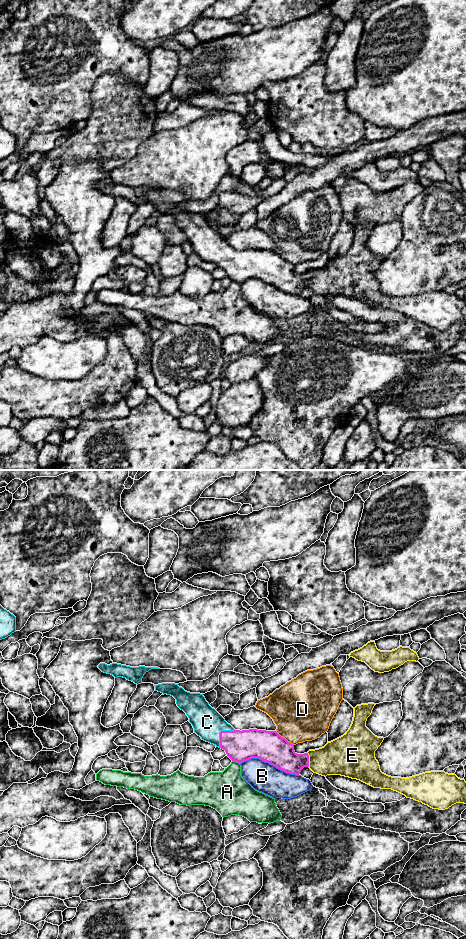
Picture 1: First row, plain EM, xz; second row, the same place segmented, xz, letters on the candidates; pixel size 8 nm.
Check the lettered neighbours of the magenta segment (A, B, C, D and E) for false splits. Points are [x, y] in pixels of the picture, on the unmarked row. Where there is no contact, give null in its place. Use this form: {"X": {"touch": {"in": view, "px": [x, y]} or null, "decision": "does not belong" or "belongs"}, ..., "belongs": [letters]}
{"A": {"touch": {"in": "xz", "px": [236, 281]}, "decision": "does not belong"}, "B": {"touch": {"in": "xz", "px": [269, 283]}, "decision": "does not belong"}, "C": {"touch": {"in": "xz", "px": [220, 253]}, "decision": "belongs"}, "D": {"touch": {"in": "xz", "px": [284, 258]}, "decision": "does not belong"}, "E": {"touch": {"in": "xz", "px": [308, 279]}, "decision": "does not belong"}, "belongs": ["C"]}

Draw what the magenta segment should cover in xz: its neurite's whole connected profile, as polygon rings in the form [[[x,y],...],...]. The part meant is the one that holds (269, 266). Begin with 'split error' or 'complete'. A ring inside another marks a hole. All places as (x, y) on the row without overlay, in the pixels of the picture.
split error | [[[162,203],[154,206],[155,211],[173,216],[176,219],[177,226],[188,236],[194,252],[202,260],[223,269],[232,281],[241,284],[251,278],[259,278],[286,293],[295,295],[299,295],[304,287],[309,287],[308,273],[297,274],[294,271],[294,265],[281,257],[276,251],[257,249],[235,250],[209,225],[203,214],[187,212],[175,203]]]

